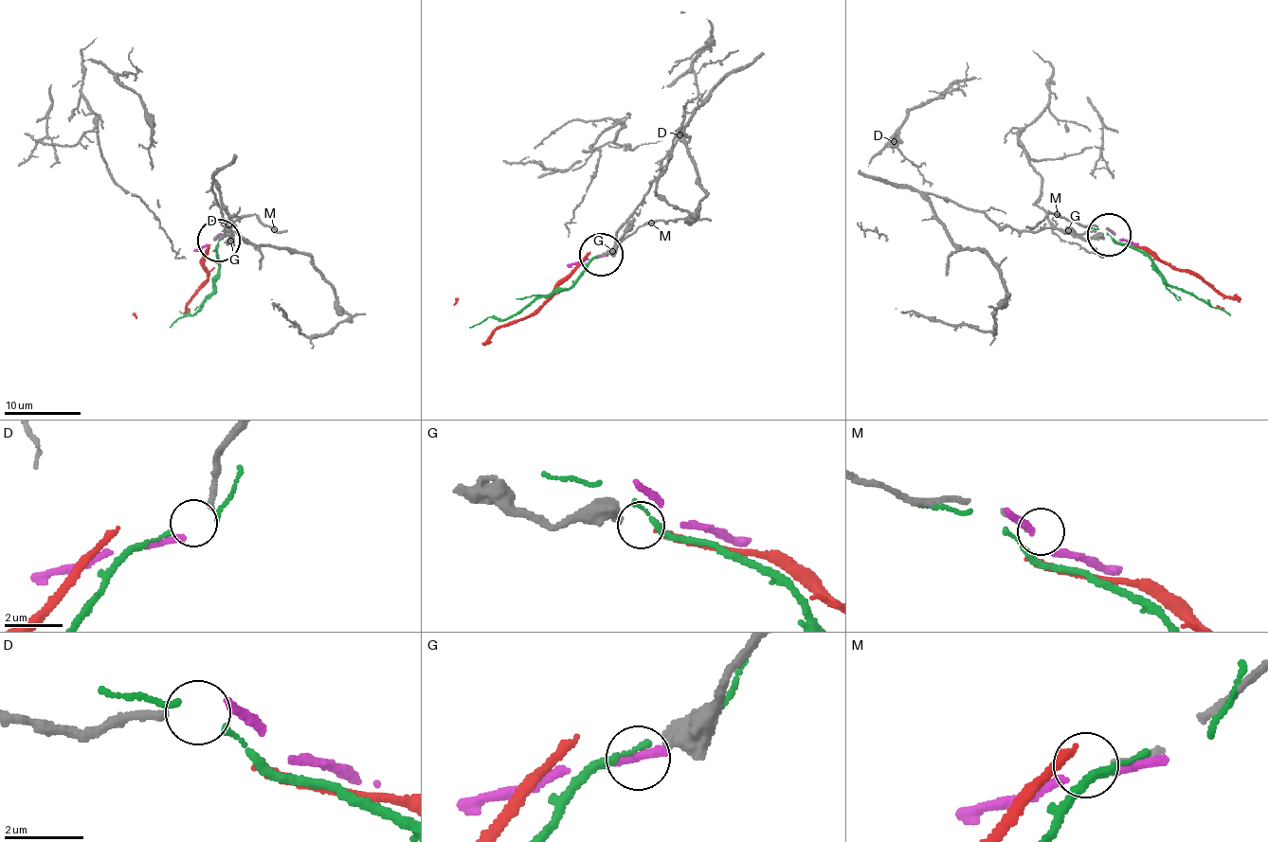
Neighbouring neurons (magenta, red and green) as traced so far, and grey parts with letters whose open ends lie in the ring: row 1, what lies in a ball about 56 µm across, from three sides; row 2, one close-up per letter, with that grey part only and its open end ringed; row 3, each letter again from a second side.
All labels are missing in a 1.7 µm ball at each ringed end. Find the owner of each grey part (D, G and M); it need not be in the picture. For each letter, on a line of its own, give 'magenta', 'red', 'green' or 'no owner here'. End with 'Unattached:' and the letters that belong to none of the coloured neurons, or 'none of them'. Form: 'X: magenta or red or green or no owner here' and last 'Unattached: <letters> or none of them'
D: green
G: no owner here
M: no owner here
Unattached: G, M

